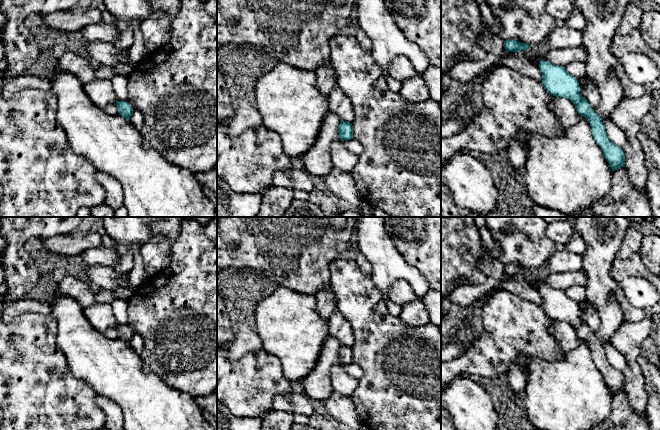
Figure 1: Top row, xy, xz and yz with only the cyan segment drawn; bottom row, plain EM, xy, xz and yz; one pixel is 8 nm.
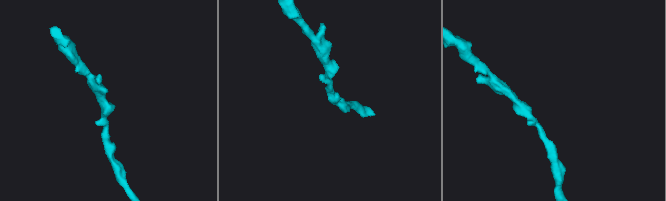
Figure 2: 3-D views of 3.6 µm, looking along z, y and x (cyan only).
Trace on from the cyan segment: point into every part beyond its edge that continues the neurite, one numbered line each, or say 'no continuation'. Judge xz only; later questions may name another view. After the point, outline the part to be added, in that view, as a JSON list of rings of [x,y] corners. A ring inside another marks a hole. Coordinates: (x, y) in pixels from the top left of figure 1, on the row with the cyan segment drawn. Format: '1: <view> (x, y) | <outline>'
no continuation

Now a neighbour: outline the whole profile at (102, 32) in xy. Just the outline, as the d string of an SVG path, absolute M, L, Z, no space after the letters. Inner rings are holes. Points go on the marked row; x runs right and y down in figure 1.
M103 21L99 24L85 26L80 31L90 42L99 41L112 44L119 34L118 29L114 25L107 24Z

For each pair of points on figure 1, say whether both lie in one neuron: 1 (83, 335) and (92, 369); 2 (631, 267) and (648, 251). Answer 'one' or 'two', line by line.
1: one
2: two

